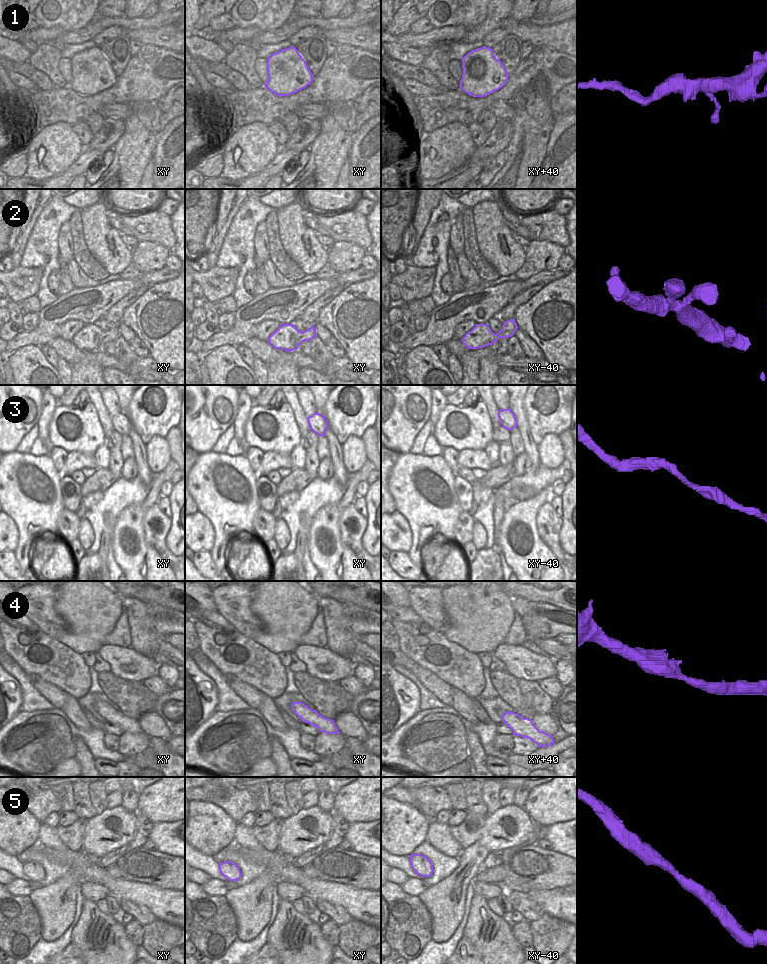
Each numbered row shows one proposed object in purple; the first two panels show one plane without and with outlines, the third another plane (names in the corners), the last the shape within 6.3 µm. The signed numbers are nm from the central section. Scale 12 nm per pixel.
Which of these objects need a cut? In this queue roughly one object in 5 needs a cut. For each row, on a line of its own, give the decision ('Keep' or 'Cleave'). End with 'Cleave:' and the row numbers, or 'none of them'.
1: Cleave
2: Keep
3: Keep
4: Keep
5: Keep
Cleave: 1

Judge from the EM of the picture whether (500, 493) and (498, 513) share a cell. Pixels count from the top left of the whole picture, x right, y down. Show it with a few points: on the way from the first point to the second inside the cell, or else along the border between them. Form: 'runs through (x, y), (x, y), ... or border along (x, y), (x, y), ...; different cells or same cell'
runs through (499, 498), (499, 508); same cell

